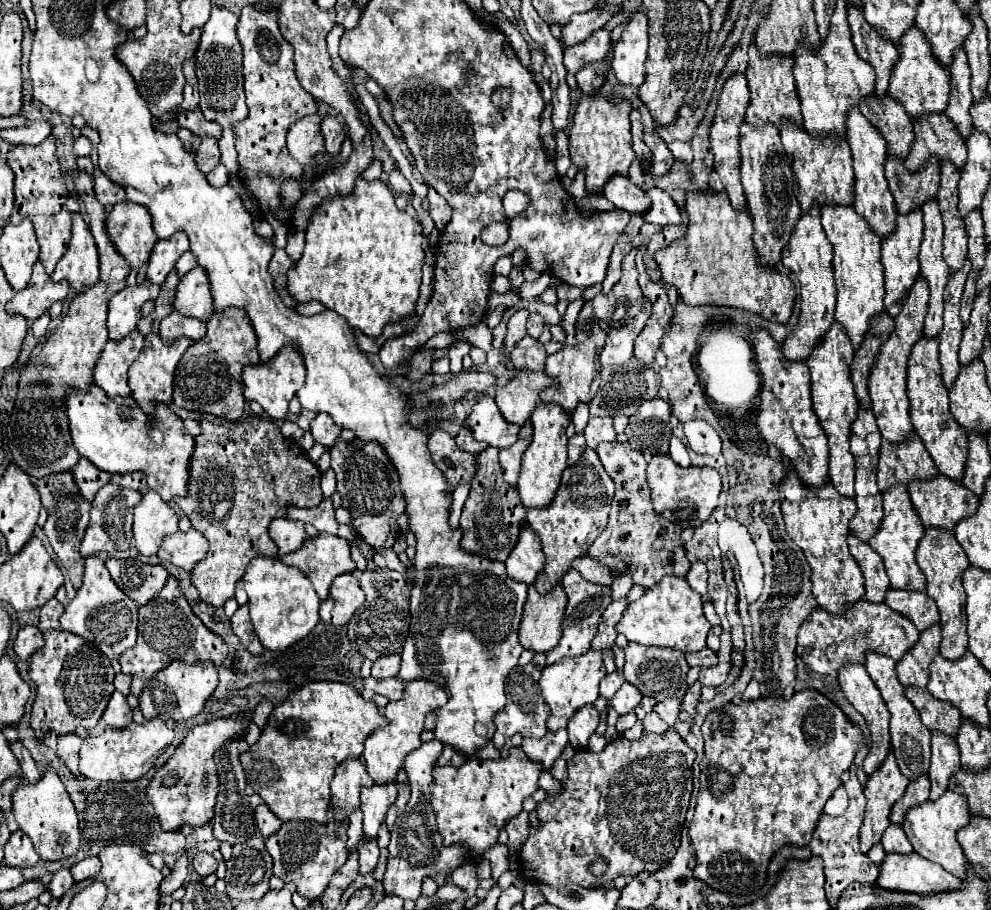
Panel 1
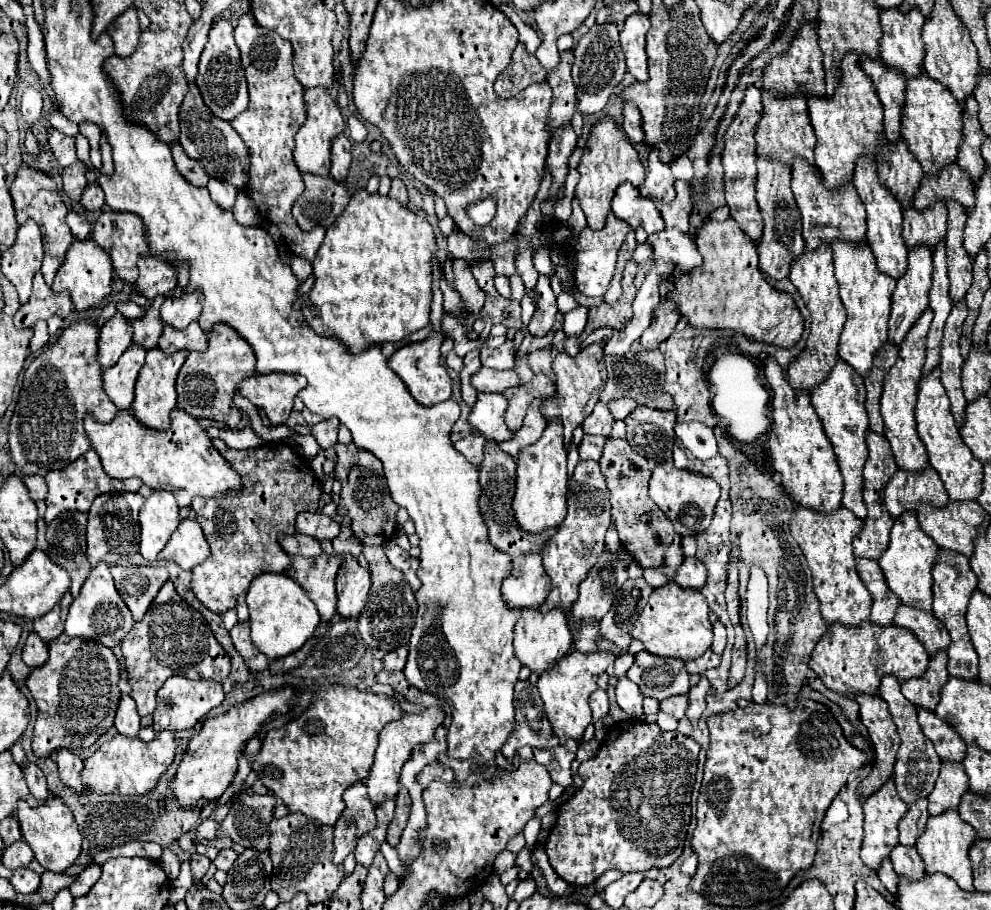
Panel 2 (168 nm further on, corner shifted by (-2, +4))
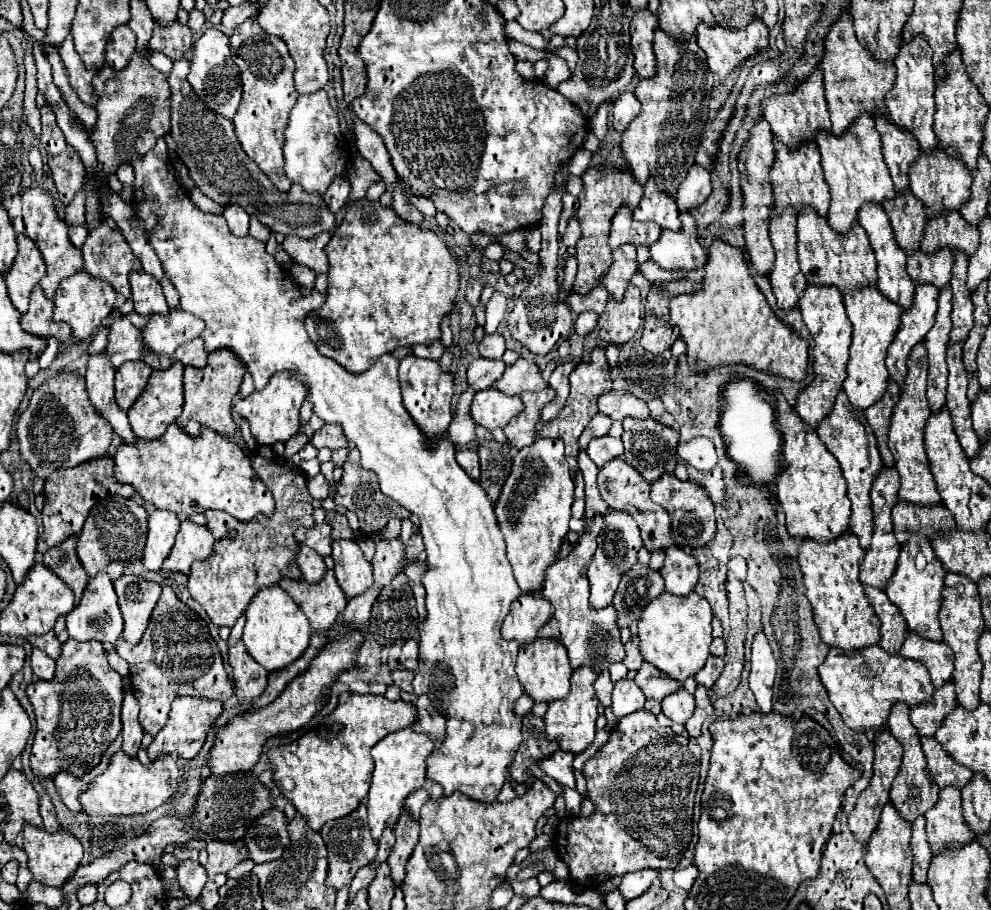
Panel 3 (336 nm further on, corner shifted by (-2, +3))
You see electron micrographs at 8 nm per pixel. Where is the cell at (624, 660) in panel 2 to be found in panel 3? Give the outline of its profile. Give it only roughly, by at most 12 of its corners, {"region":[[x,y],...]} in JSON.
{"region":[[632,636],[626,642],[624,666],[638,670],[642,666],[640,640]]}

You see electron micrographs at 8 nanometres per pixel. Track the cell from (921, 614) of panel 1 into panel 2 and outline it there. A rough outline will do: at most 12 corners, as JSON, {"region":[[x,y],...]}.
{"region":[[900,603],[894,623],[910,629],[928,655],[950,635],[934,613]]}

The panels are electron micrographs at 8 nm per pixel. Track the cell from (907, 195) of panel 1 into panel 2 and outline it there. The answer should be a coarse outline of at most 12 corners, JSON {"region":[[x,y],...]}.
{"region":[[946,205],[902,209],[906,247],[934,247],[946,235]]}

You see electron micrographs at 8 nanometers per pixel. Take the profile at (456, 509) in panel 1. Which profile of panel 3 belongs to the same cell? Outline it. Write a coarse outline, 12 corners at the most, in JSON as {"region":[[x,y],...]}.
{"region":[[494,386],[476,392],[472,418],[494,430],[524,410],[518,396]]}

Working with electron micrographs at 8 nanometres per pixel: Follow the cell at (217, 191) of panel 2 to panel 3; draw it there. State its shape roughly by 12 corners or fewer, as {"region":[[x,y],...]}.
{"region":[[238,204],[224,206],[232,234],[248,234],[250,216]]}

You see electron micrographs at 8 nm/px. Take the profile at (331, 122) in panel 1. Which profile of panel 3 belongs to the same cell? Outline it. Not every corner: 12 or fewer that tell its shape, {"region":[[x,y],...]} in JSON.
{"region":[[336,178],[322,198],[336,214],[348,200],[350,182]]}

